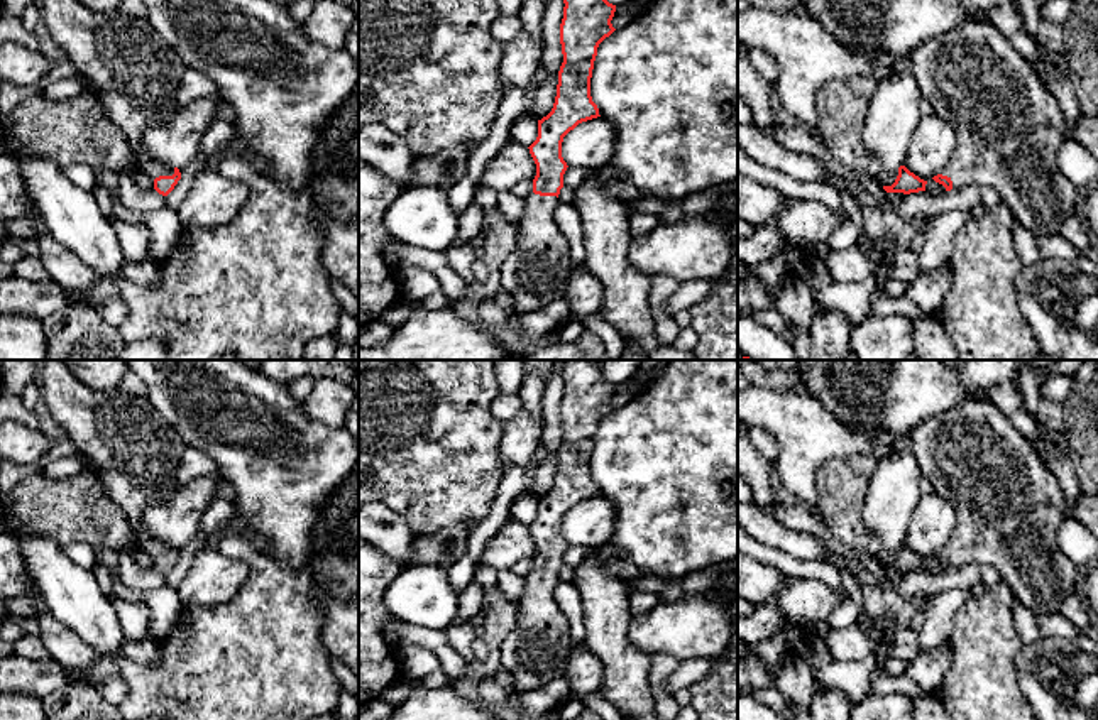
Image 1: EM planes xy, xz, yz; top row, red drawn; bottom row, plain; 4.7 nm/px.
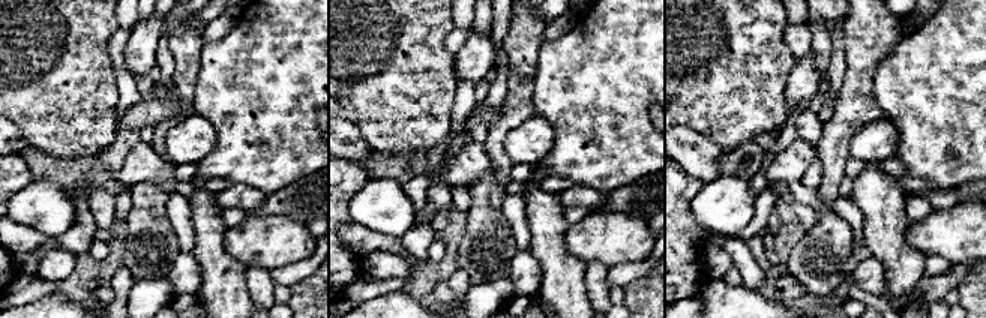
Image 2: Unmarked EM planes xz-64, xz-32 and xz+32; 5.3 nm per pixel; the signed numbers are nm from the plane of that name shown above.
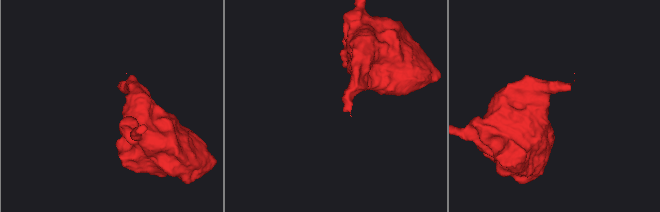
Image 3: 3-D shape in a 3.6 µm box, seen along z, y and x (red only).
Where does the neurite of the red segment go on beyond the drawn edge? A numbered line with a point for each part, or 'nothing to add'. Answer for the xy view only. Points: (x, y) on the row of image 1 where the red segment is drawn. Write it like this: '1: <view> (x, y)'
1: xy (122, 60)

